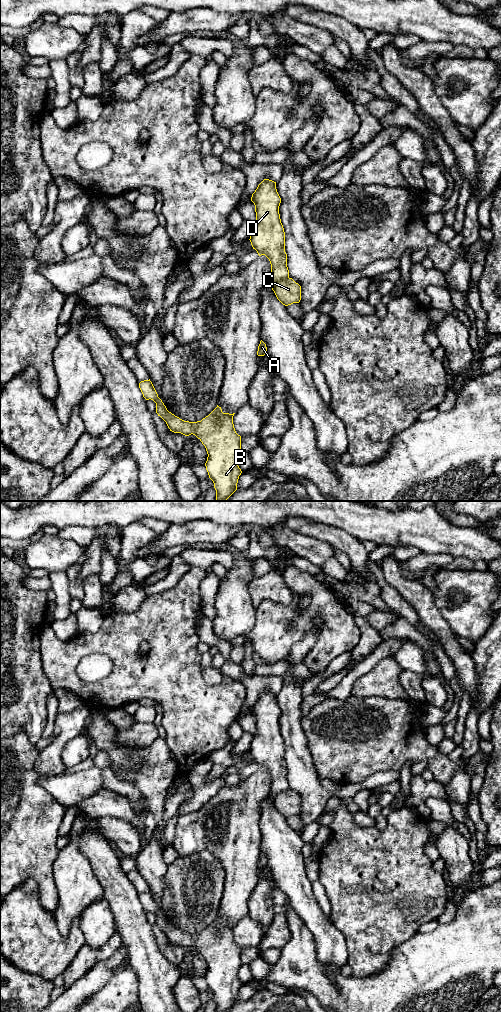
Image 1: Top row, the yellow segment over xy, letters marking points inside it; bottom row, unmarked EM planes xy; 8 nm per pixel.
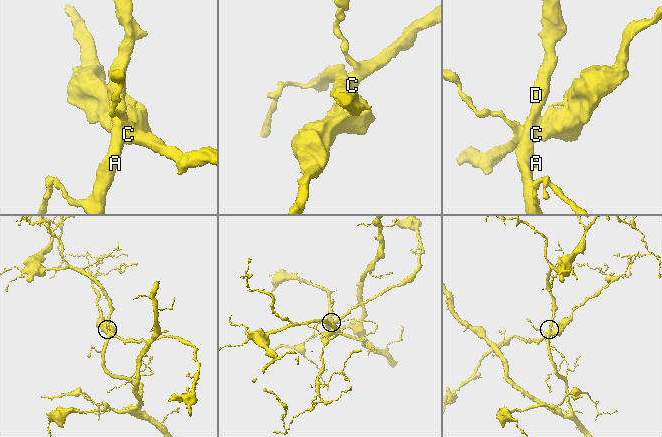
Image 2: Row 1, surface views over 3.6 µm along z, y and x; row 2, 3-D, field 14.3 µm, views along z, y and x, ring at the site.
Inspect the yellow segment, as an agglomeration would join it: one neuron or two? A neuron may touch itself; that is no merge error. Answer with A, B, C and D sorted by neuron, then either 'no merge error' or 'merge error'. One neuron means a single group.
groups A B D / C; merge error

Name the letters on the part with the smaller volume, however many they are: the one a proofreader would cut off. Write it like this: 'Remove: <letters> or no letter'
Remove: C

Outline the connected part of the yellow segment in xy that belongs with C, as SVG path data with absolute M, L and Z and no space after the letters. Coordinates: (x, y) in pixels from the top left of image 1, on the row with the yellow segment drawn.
M292 278L276 283L274 293L277 299L285 306L299 303L301 300L301 286Z

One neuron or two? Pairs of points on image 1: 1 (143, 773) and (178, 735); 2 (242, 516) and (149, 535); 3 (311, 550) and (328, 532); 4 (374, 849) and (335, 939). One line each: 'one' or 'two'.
1: two
2: two
3: two
4: two

